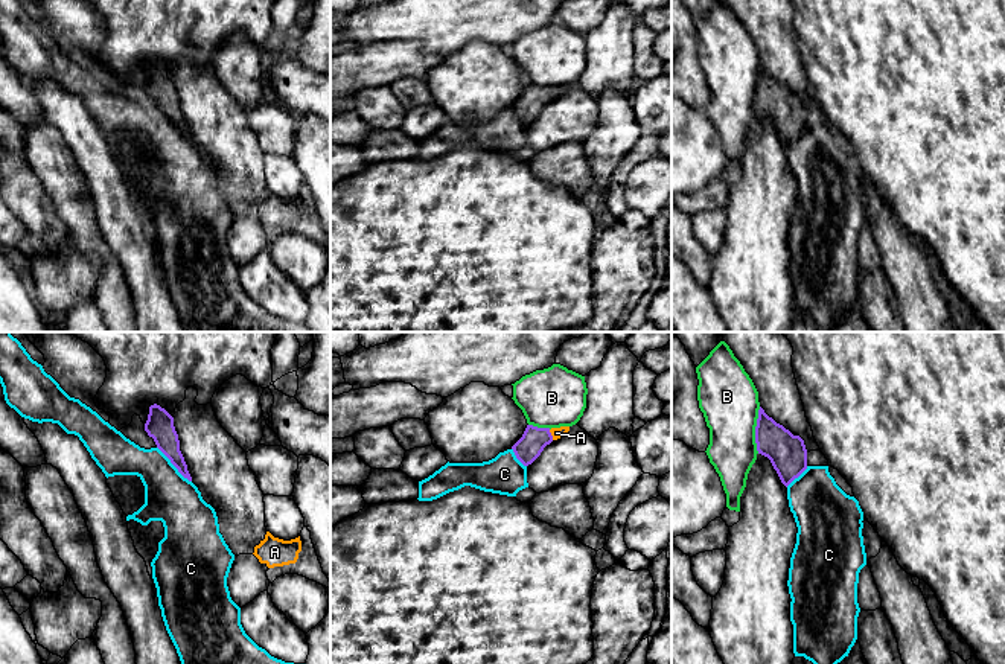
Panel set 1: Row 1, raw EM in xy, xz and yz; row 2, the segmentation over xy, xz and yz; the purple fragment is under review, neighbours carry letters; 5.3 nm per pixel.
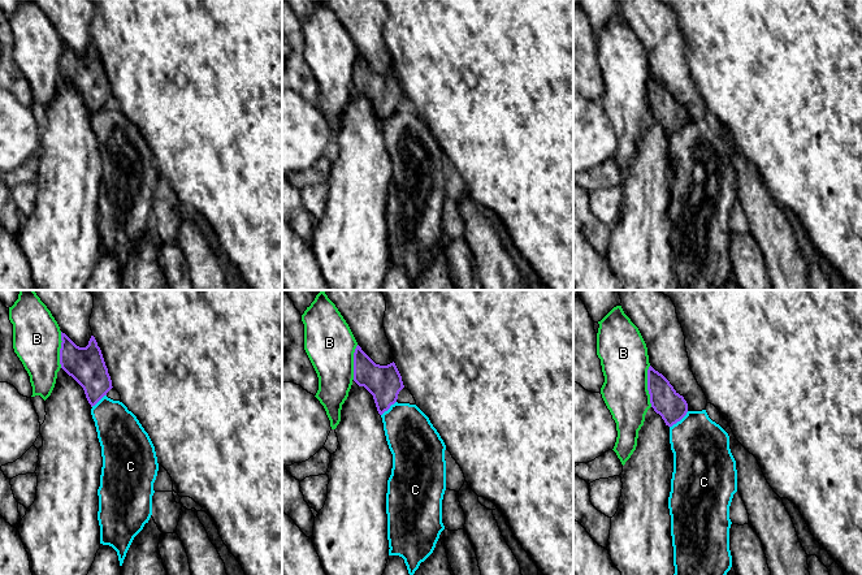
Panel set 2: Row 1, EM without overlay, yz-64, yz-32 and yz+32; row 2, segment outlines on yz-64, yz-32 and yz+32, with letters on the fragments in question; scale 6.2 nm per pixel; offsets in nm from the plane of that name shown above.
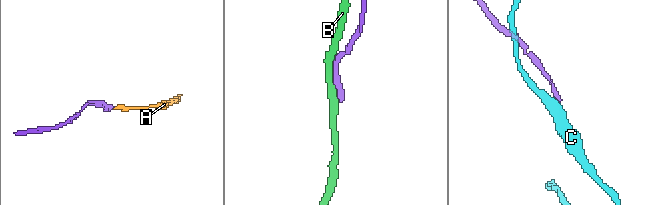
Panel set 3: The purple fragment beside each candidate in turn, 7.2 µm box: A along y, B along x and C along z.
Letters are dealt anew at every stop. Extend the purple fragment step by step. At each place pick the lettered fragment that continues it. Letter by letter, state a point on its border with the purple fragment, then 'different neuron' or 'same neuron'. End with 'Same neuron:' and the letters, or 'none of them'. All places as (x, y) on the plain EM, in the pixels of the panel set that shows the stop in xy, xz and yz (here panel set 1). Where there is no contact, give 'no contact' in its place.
A: contact xz (550, 93); same neuron
B: contact yz (756, 89); different neuron
C: contact xy (172, 122); different neuron
Same neuron: A

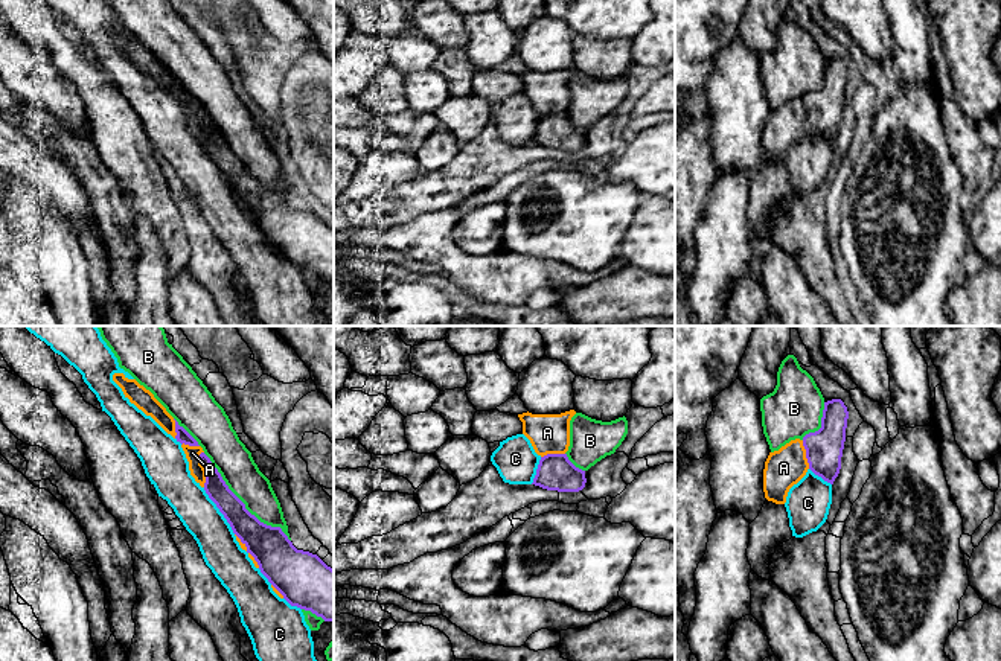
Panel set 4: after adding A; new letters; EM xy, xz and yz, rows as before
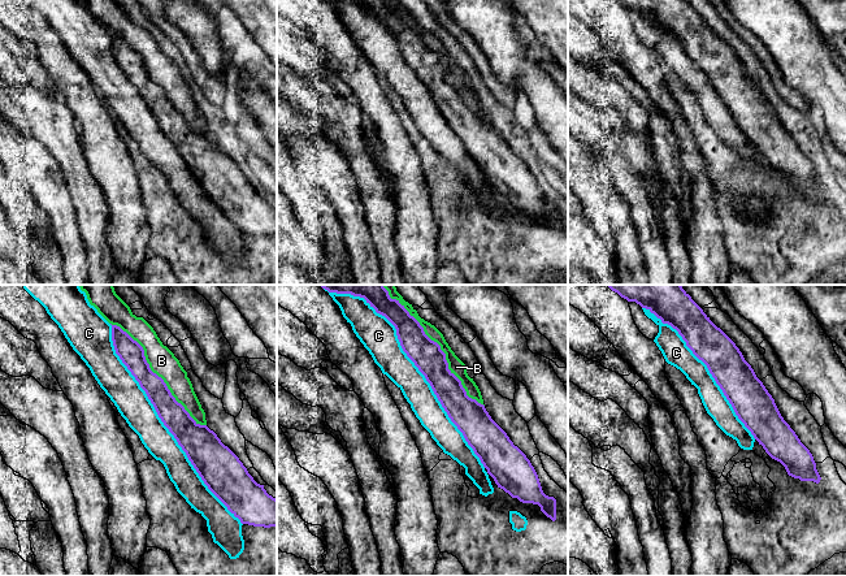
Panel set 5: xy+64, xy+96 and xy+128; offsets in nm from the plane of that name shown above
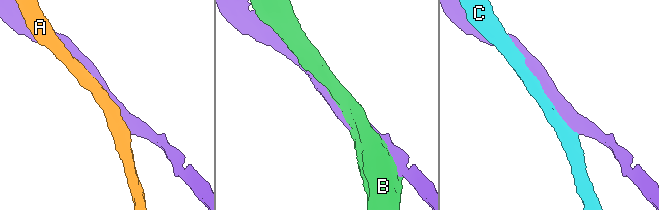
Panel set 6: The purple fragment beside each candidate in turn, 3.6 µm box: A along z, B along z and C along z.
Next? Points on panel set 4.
A: contact xy (204, 127); different neuron
B: contact xy (244, 163); different neuron
C: contact xy (220, 169); different neuron
Same neuron: none of them

